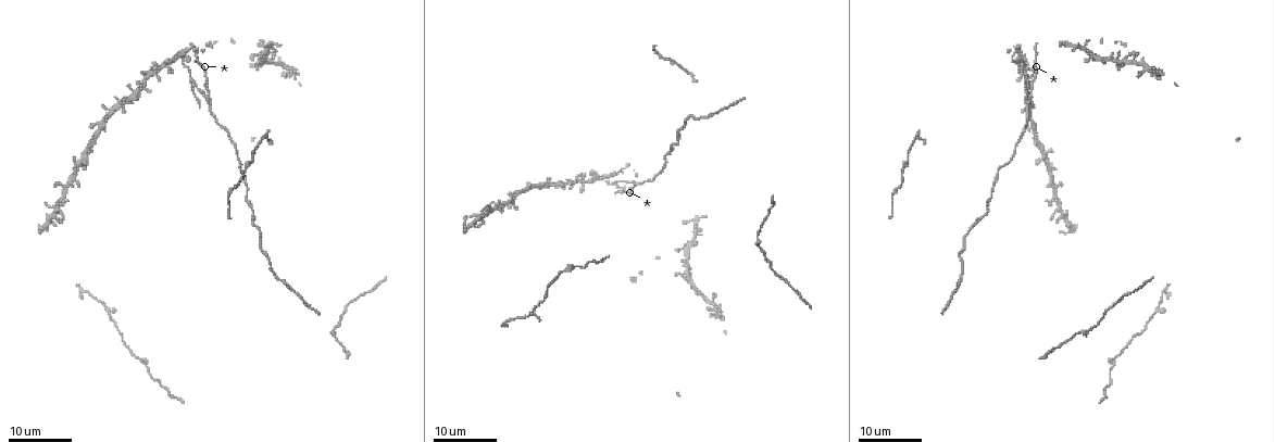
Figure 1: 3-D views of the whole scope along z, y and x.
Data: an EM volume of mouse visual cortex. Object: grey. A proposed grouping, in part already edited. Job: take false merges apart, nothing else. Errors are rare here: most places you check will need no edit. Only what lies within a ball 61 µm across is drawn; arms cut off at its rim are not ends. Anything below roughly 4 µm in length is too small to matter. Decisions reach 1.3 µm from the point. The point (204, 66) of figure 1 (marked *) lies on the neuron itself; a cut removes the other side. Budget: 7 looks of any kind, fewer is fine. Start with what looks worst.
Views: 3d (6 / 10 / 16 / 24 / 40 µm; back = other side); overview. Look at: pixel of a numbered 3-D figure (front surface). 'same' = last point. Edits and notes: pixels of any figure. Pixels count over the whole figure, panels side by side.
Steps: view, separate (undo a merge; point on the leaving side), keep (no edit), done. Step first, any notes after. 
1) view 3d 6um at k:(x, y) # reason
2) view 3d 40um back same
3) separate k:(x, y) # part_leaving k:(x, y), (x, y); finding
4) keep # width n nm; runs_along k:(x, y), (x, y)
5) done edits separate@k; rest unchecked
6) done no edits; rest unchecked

view 3d 24um at 1:(208, 105) # arms part here

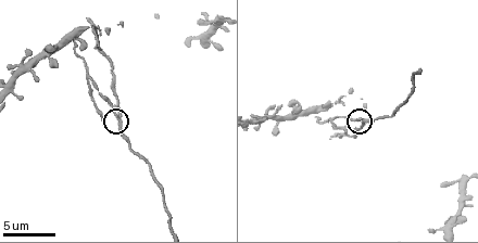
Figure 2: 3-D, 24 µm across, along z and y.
view 3d 6um at 2:(120, 120) # closer look

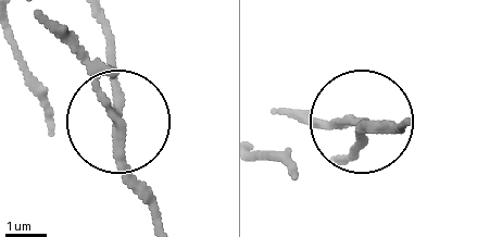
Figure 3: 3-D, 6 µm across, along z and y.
view 3d 6um back at 3:(119, 119)

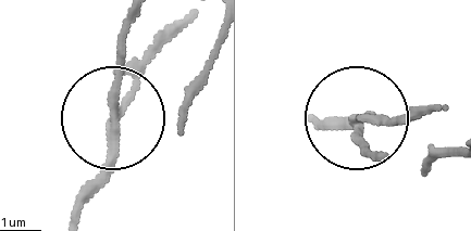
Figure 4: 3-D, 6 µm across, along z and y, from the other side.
separate 4:(134, 72) # side_arm 93 um; part_leaving 4:(110, 123), (141, 64), (183, 23); two neurons meet here

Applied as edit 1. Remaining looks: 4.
view overview # redraw

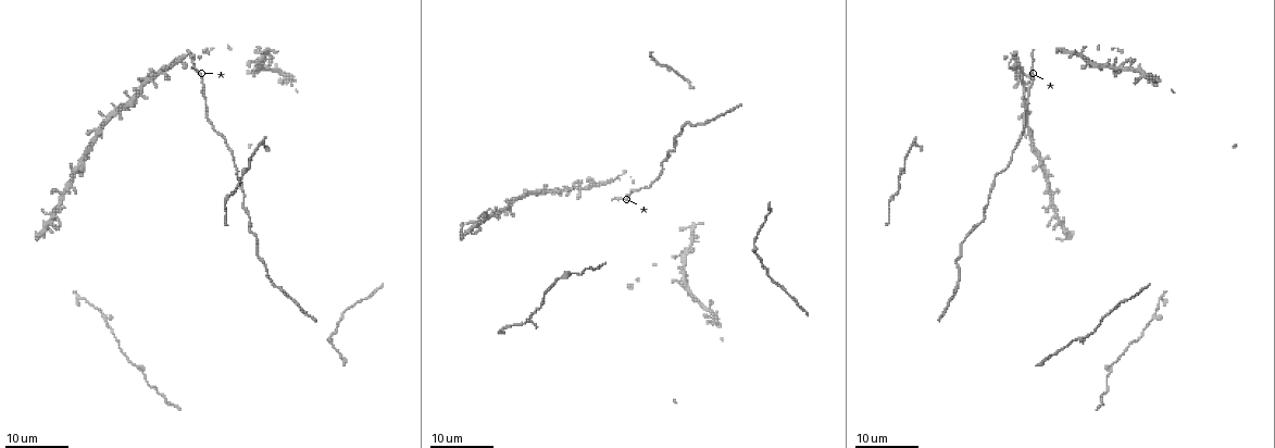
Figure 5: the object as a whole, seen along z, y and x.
view 3d 16um at 5:(73, 183) # calibre changes

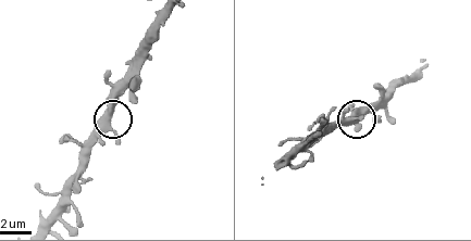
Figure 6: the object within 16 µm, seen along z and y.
view 3d 10um at 6:(110, 116)

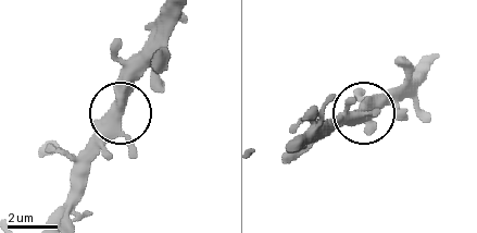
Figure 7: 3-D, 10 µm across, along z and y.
keep # continuous, no second neuron

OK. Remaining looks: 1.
done edits separate@4; rest unchecked

